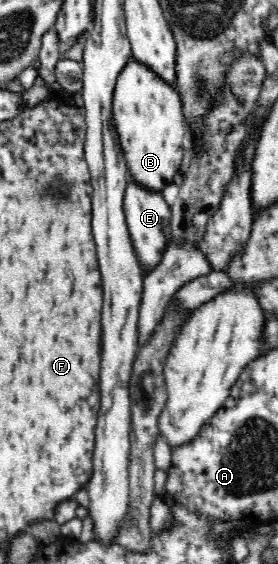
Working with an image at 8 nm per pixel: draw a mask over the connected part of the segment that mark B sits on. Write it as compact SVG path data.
M132 57L114 85L112 114L129 177L150 191L162 191L177 183L192 140L176 88Z

